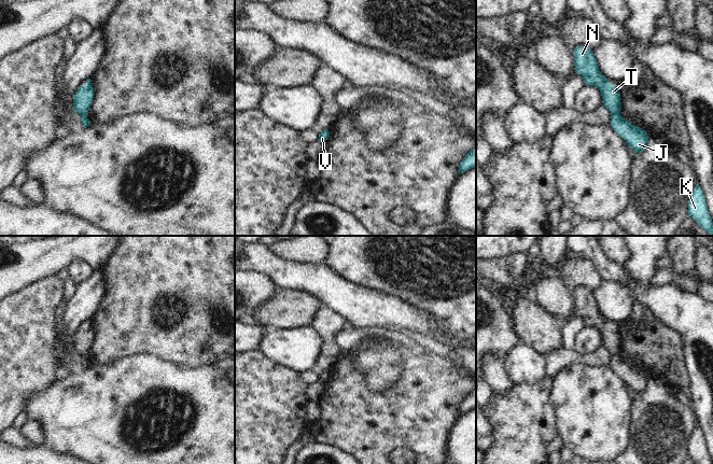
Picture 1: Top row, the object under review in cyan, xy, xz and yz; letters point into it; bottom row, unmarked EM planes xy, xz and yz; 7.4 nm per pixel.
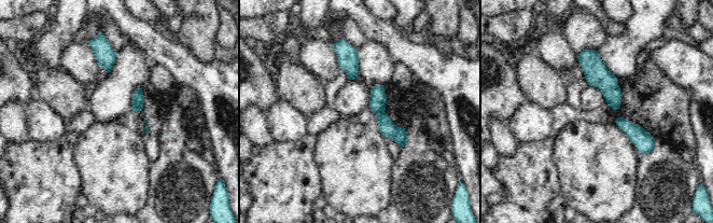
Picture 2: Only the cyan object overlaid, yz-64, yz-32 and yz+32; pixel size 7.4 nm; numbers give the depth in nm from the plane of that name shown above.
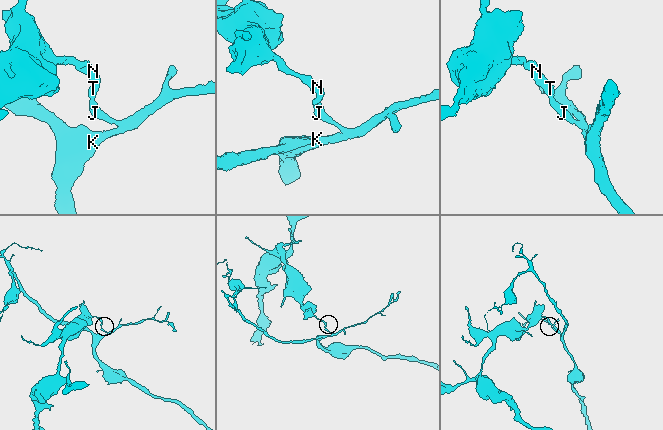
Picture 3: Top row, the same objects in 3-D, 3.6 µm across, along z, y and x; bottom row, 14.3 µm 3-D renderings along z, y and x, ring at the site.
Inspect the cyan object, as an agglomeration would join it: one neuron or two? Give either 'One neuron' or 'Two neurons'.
Two neurons.

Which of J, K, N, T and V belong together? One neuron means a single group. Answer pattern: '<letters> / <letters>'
J K V / N T

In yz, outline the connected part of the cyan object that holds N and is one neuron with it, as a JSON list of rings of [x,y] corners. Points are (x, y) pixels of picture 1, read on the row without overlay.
[[[578,287],[573,296],[576,314],[582,317],[585,326],[598,328],[603,347],[612,356],[619,354],[621,351],[619,326],[612,326],[600,313],[593,293],[587,287]]]

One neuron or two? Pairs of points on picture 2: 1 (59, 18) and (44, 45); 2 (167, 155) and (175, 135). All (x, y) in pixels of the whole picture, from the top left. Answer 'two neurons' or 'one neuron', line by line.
1: one neuron
2: one neuron

